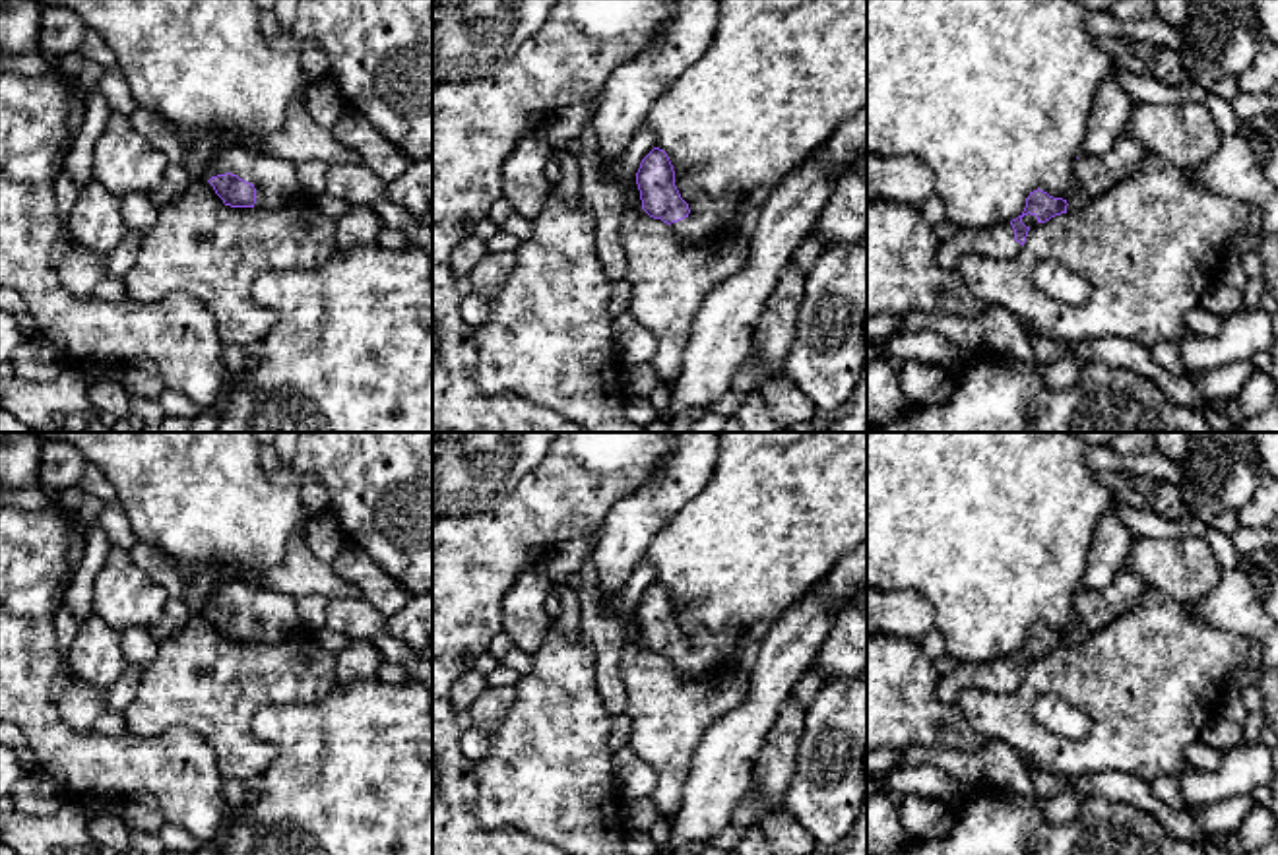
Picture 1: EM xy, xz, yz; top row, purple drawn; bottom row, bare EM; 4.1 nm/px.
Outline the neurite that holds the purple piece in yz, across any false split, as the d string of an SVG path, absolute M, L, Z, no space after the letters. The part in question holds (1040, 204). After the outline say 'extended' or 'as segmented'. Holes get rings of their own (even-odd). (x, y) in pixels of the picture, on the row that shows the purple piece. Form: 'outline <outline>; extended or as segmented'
outline M1125 128L1107 153L1090 155L1082 151L1078 155L1070 184L1061 198L1053 198L1039 188L1030 192L1026 207L1016 219L983 229L960 229L952 238L941 242L937 262L954 269L970 254L997 260L1018 256L1032 225L1045 223L1061 213L1080 211L1134 174L1148 153L1146 145Z; extended

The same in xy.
outline M239 143L215 149L204 180L231 207L279 209L304 198L295 163Z; extended

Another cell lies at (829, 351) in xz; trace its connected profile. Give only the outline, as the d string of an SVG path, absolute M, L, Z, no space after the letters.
M867 240L822 248L805 273L805 297L783 378L816 407L834 411L851 401L867 364Z

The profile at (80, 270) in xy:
M72 242L56 271L68 293L91 297L97 283L109 275L109 258L101 258Z

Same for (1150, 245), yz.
M1148 153L1134 174L1080 211L1061 213L1045 223L1032 225L1018 256L997 260L970 254L954 266L954 273L979 301L1008 310L1049 339L1076 345L1096 337L1123 337L1152 347L1187 335L1183 316L1200 302L1202 291L1216 277L1226 254L1226 240L1247 231L1249 211L1247 202L1198 188L1181 167ZM1041 262L1067 266L1092 285L1092 293L1082 302L1065 302L1041 293L1034 283L1034 271Z

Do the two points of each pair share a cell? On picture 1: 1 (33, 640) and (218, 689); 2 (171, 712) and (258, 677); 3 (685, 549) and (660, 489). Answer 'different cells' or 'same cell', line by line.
1: different cells
2: same cell
3: different cells

